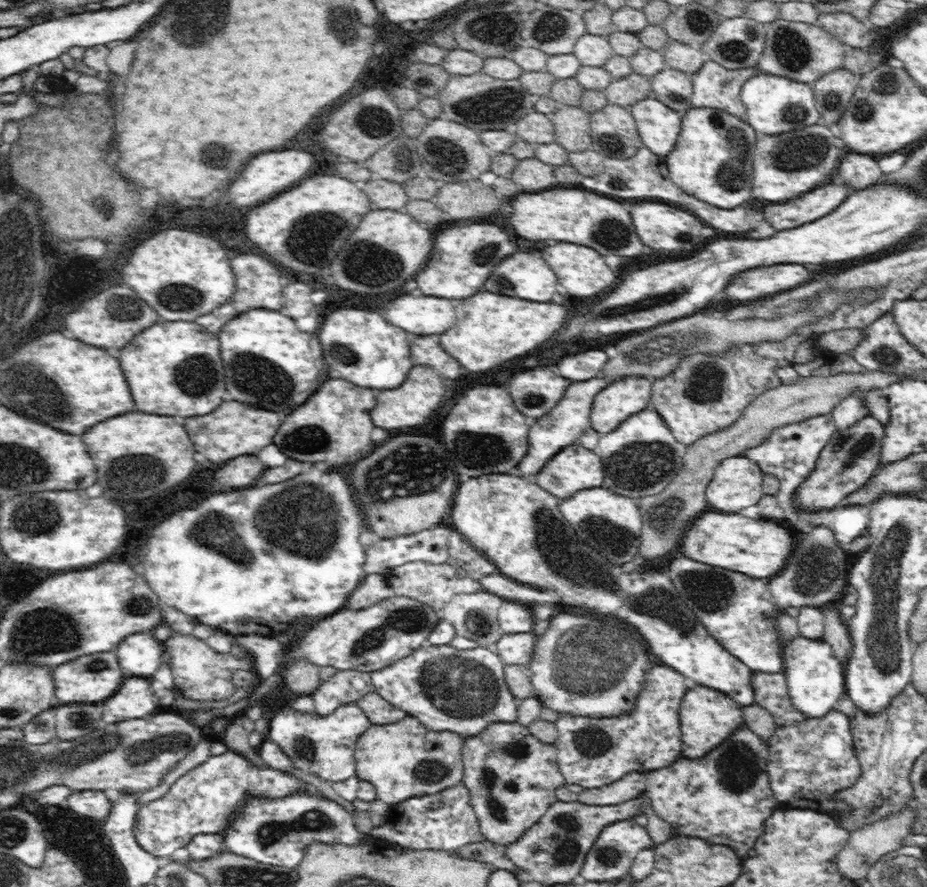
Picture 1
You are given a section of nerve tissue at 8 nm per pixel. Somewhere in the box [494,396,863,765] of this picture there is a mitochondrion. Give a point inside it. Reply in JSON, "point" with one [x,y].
{"point":[587,662]}

